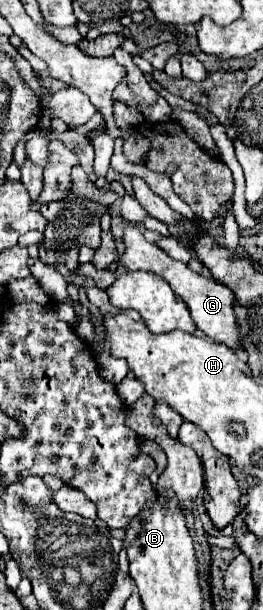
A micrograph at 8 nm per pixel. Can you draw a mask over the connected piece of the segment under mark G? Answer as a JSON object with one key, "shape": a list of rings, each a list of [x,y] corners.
{"shape":[[[137,225],[125,227],[123,241],[125,241],[125,253],[119,257],[119,265],[123,265],[127,271],[141,269],[141,271],[149,271],[149,273],[163,277],[171,285],[175,295],[187,303],[197,329],[201,329],[209,339],[213,339],[217,343],[225,343],[231,349],[241,347],[237,325],[235,325],[235,313],[233,313],[233,299],[235,297],[233,297],[233,291],[229,287],[221,285],[219,281],[215,281],[211,277],[203,277],[203,275],[191,271],[185,263],[175,261],[169,255],[165,255],[155,243],[149,243],[143,237],[141,227],[137,227]]]}

